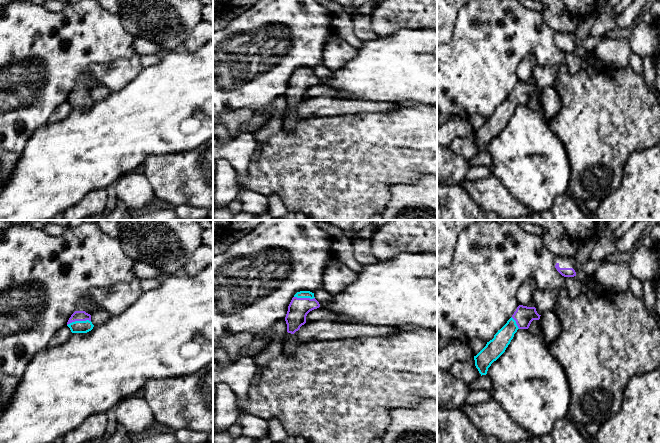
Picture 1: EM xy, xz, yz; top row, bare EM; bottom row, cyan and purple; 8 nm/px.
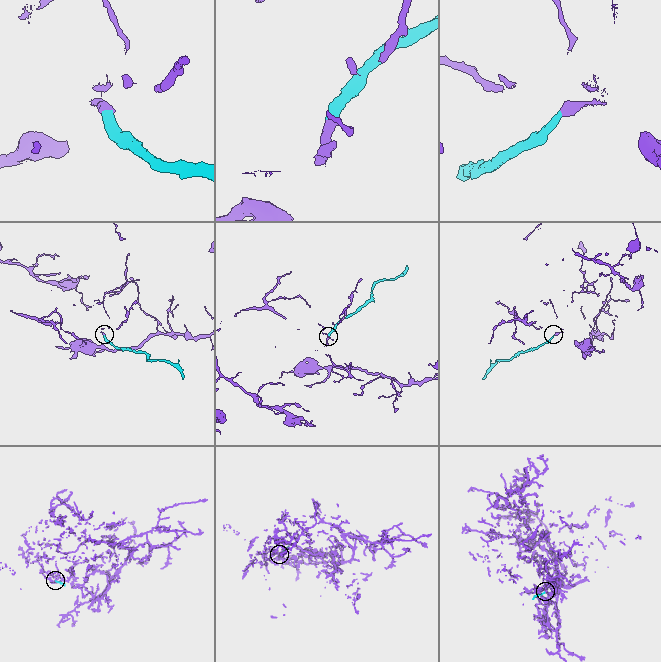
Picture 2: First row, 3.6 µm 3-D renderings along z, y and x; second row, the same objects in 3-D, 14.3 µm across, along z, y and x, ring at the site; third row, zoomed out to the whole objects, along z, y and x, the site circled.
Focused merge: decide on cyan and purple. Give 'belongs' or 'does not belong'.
belongs

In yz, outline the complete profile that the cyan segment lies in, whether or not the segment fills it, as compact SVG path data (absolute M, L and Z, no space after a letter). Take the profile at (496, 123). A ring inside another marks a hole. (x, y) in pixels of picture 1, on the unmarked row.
M519 81L507 99L487 118L486 122L474 132L475 142L479 149L486 151L488 144L506 126L518 105L528 105L533 96L540 92L535 83Z

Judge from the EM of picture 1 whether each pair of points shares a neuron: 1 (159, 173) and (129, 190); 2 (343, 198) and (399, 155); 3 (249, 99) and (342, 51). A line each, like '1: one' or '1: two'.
1: two
2: one
3: two

